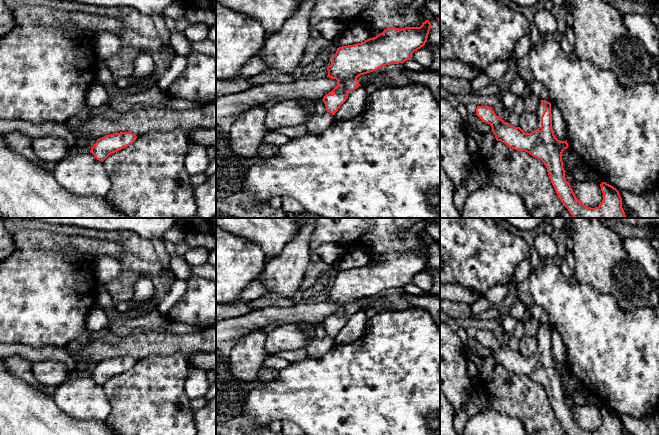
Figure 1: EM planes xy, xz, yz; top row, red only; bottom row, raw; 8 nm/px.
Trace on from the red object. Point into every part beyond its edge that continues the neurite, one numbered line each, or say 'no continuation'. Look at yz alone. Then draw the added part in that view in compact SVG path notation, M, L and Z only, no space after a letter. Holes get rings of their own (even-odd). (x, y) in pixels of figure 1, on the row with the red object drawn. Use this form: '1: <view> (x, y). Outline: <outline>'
1: yz (540, 109). Outline: M540 102L537 110L535 111L535 113L537 114L537 120L538 120L537 130L541 130L541 116L545 110L546 109L541 105L541 102Z

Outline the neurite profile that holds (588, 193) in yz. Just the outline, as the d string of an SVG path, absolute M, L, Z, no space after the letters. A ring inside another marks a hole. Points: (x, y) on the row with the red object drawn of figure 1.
M574 180L570 185L576 198L585 206L595 208L601 204L603 193L598 183Z

